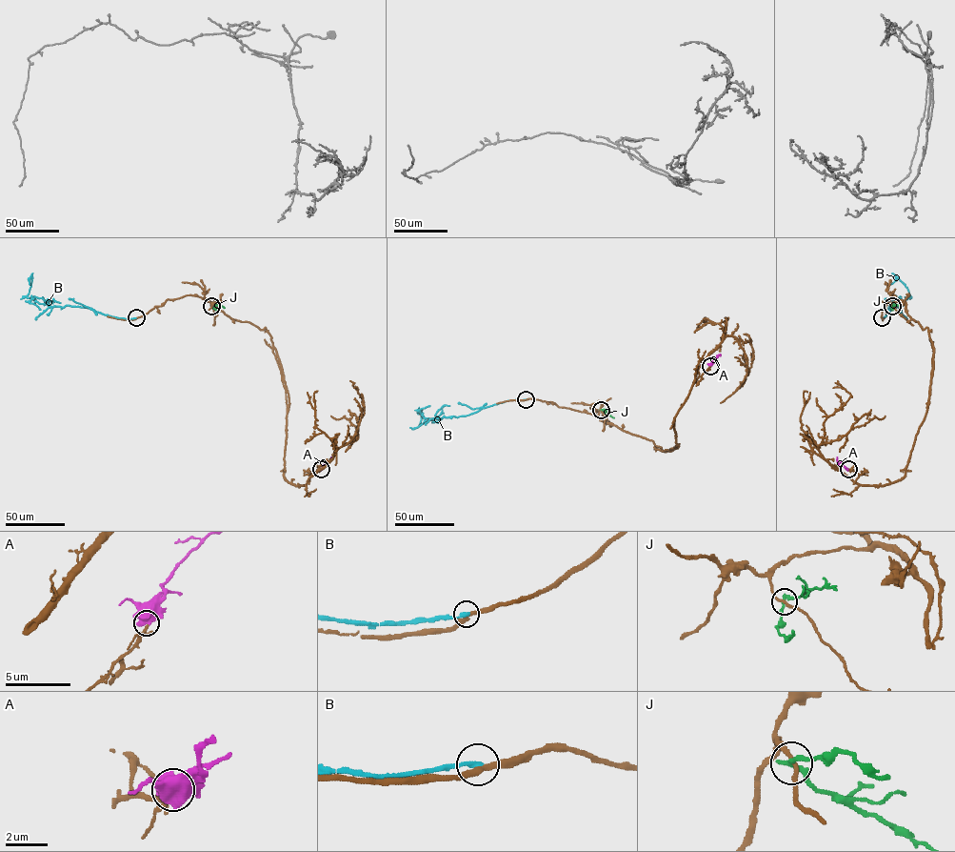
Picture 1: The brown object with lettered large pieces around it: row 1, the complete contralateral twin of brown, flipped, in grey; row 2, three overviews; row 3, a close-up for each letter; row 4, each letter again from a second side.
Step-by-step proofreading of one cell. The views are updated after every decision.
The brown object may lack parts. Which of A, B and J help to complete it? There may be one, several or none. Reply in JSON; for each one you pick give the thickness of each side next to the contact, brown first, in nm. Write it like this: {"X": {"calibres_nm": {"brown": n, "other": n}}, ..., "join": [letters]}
{"A": {"calibres_nm": {"brown": 180, "other": 550}}, "join": ["A"]}

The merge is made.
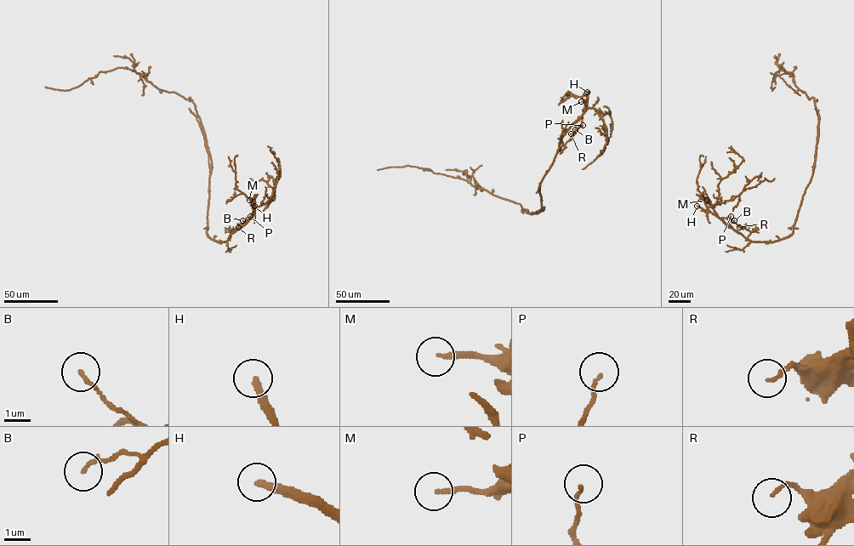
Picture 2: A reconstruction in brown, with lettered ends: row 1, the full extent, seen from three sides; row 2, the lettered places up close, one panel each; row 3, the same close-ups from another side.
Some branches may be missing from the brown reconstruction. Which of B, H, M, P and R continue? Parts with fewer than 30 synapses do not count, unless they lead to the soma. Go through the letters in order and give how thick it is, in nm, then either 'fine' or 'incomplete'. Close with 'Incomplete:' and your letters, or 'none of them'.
B: 150 nm | fine
H: 280 nm | incomplete
M: 190 nm | incomplete
P: 120 nm | fine
R: 130 nm | fine
Incomplete: H, M

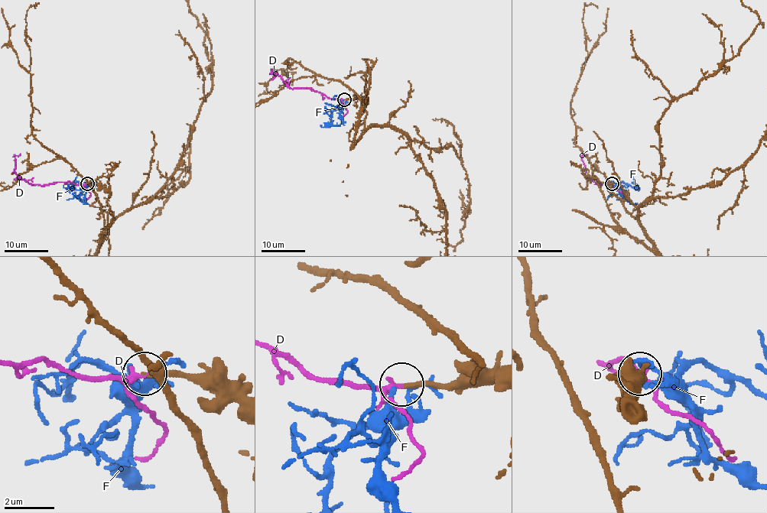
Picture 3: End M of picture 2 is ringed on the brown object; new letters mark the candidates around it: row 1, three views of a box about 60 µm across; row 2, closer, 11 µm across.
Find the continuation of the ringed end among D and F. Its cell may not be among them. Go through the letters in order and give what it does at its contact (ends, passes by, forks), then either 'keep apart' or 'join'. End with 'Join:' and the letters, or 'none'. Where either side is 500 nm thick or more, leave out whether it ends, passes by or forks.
D: it passes by; join
F: it ends there; keep apart
Join: D

